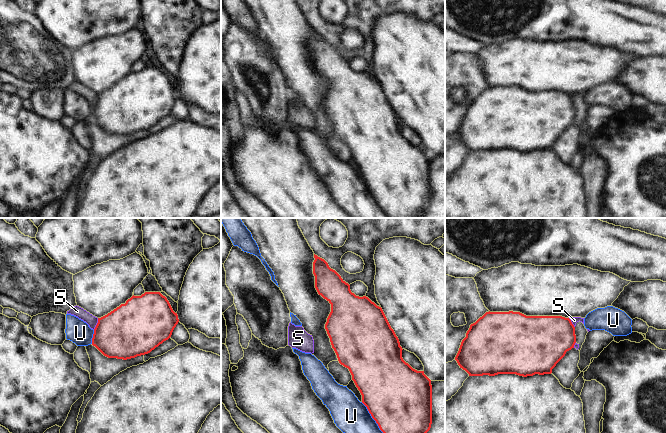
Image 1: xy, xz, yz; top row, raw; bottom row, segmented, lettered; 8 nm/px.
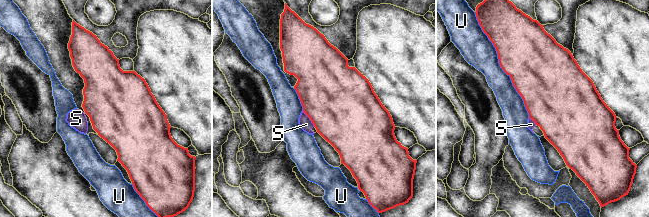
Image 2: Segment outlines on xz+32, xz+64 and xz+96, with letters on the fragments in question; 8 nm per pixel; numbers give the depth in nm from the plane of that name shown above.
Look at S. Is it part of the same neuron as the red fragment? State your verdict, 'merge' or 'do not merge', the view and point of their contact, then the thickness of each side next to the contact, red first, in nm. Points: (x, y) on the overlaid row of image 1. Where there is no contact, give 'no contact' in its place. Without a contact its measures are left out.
do not merge | xy (97, 324) | 420/90 nm

